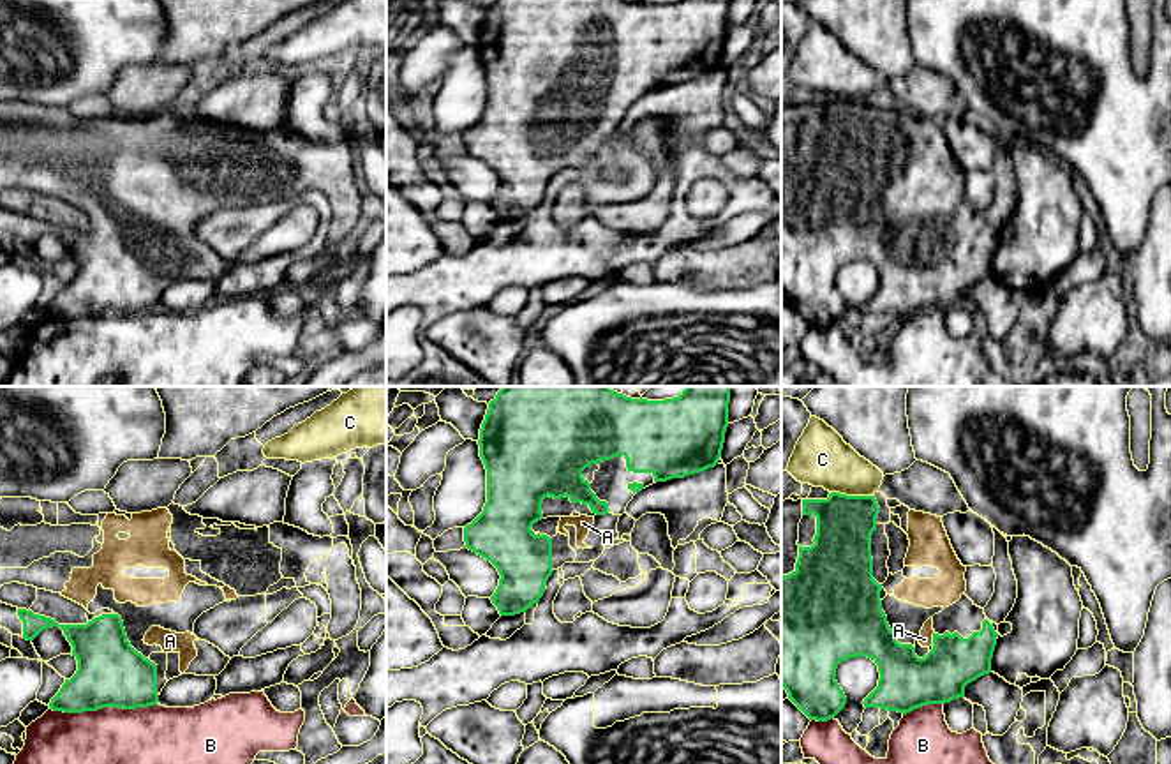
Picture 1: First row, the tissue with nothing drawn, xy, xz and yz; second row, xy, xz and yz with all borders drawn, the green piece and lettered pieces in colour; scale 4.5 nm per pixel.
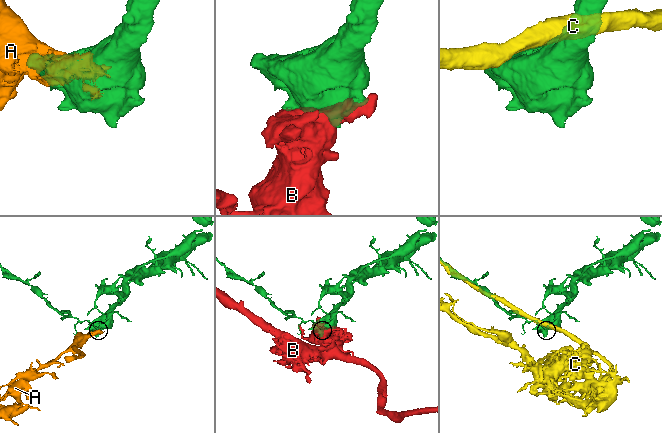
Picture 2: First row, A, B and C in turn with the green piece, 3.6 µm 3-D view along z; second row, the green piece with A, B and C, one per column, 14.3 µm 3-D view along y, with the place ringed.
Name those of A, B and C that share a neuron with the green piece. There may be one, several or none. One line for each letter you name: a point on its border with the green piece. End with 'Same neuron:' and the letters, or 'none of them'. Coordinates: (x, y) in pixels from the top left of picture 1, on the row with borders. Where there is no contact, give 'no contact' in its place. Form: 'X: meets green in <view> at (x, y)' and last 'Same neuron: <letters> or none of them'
A: meets green in yz at (933, 637)
Same neuron: A

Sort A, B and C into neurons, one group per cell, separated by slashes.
A / B / C

